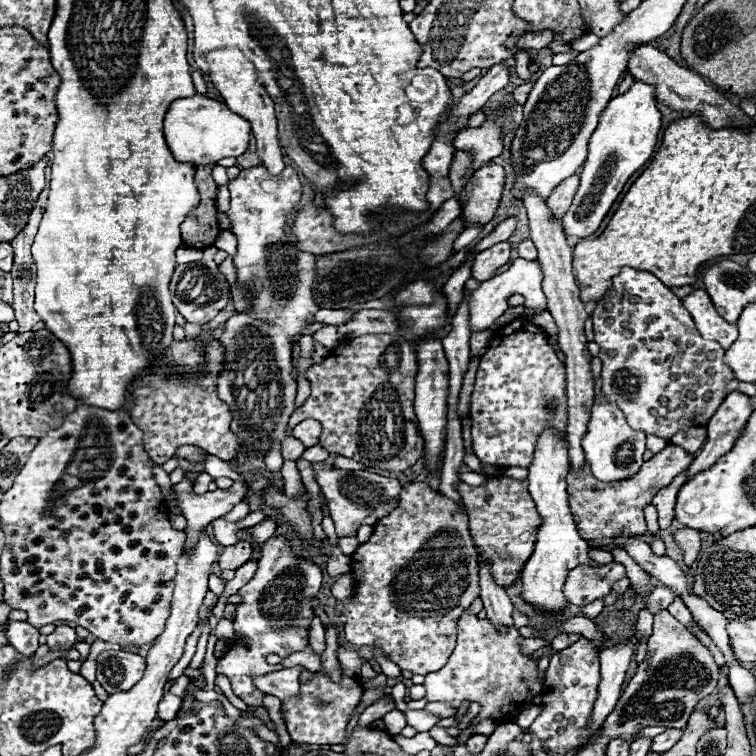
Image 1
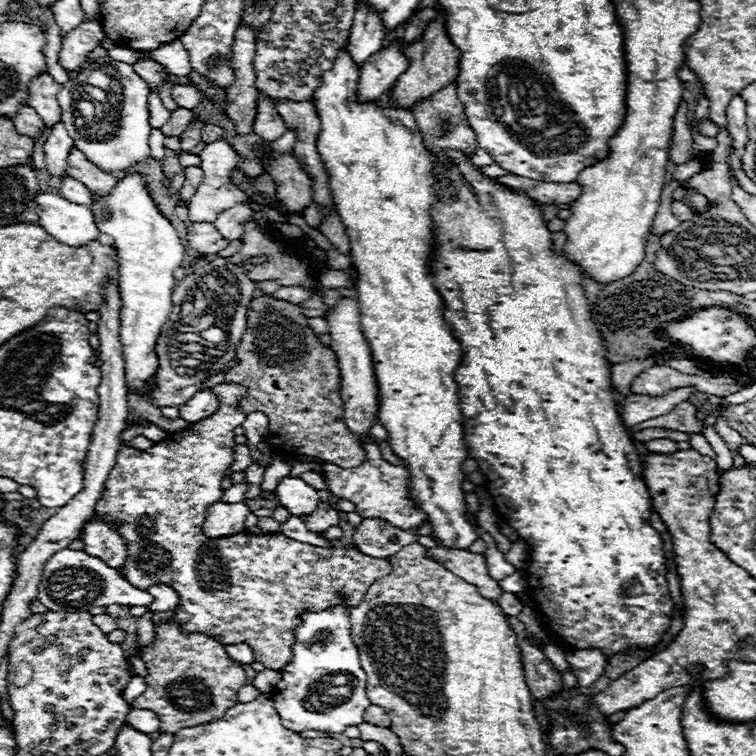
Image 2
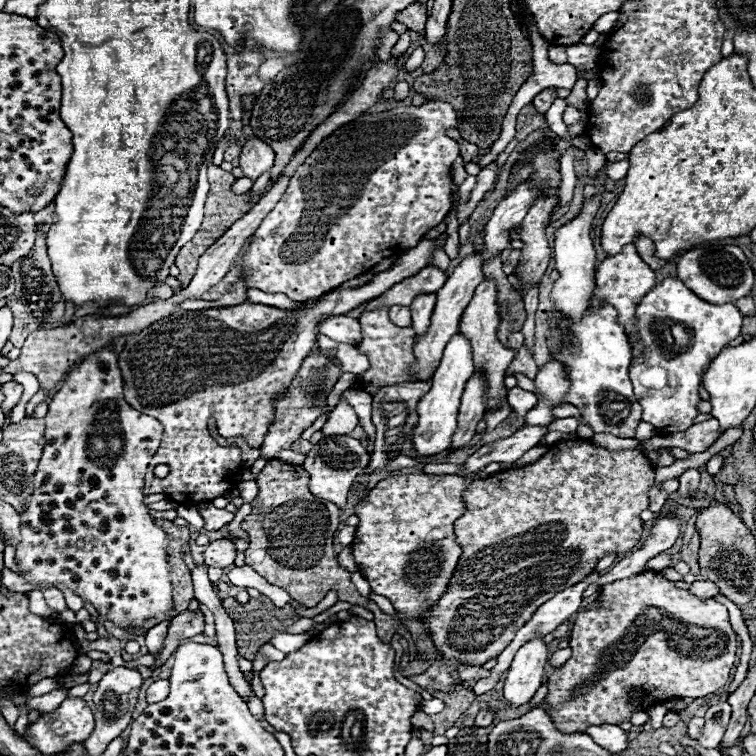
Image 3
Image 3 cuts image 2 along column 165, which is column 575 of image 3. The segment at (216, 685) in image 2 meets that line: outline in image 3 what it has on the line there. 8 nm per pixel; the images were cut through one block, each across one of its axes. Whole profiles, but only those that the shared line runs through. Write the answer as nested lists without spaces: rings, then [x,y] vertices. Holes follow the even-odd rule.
[[[648,570],[632,578],[604,584],[598,600],[578,614],[570,634],[570,648],[572,658],[548,678],[550,692],[546,696],[546,704],[550,706],[548,714],[564,734],[584,732],[592,724],[620,724],[630,720],[634,712],[628,696],[630,692],[640,692],[642,710],[656,706],[670,696],[702,698],[718,692],[728,682],[738,646],[736,632],[728,620],[728,610],[722,604],[712,598],[698,600],[688,594],[688,590],[676,588],[660,572]]]

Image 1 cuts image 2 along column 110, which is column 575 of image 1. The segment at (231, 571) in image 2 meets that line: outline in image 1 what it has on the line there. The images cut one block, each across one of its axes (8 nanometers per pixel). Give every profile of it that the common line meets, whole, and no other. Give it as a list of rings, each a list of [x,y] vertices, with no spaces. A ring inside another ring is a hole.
[[[666,446],[652,460],[644,462],[640,472],[630,480],[618,480],[614,484],[602,484],[602,480],[594,480],[590,472],[590,464],[586,462],[582,472],[568,472],[568,492],[570,492],[570,510],[578,524],[578,532],[584,540],[594,542],[590,548],[612,546],[614,538],[624,536],[640,536],[646,532],[644,508],[652,504],[652,498],[660,488],[666,488],[674,476],[684,472],[692,464],[694,456],[684,452],[680,446]]]

